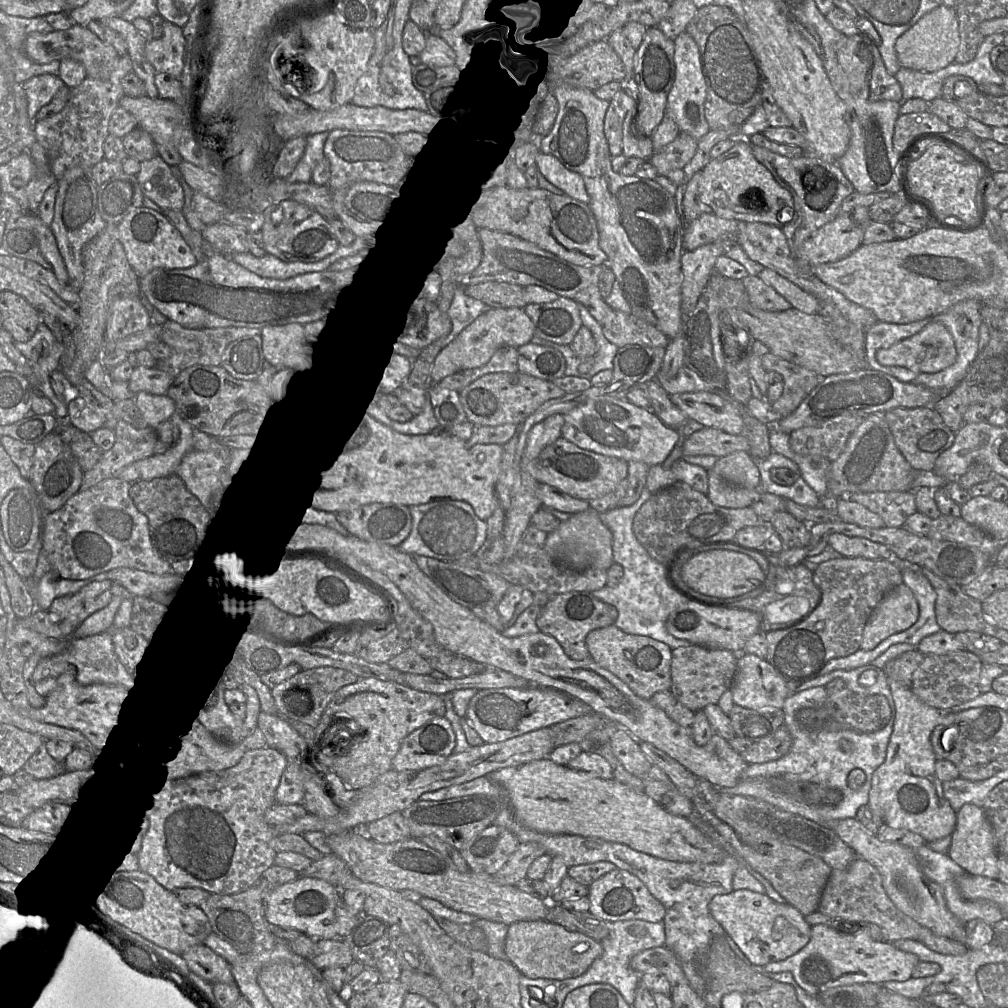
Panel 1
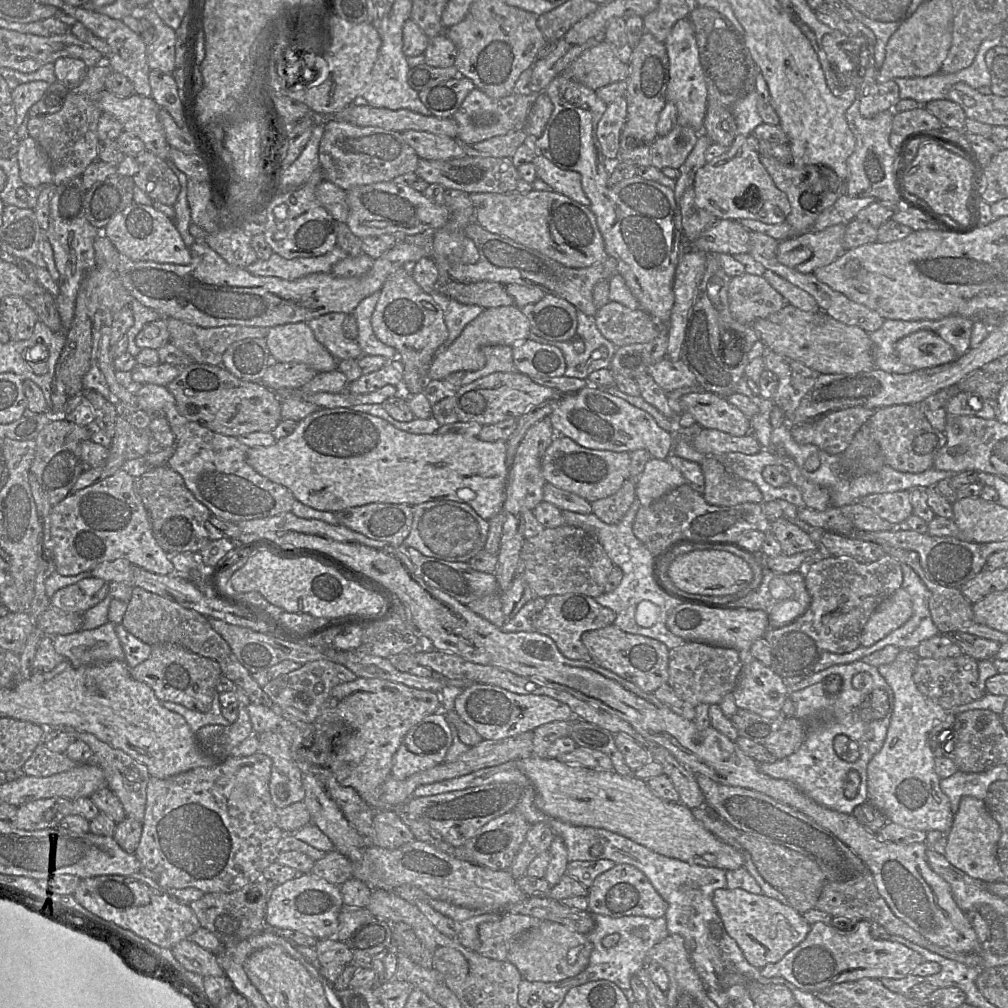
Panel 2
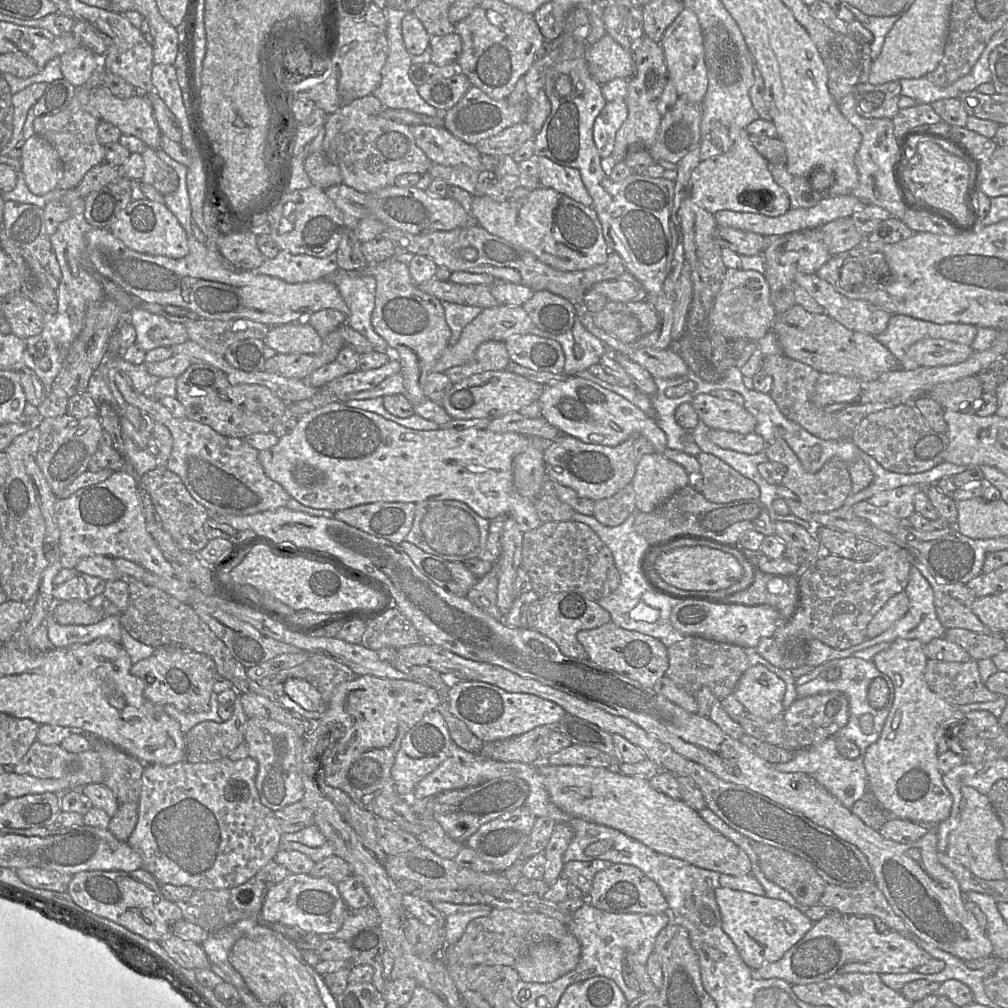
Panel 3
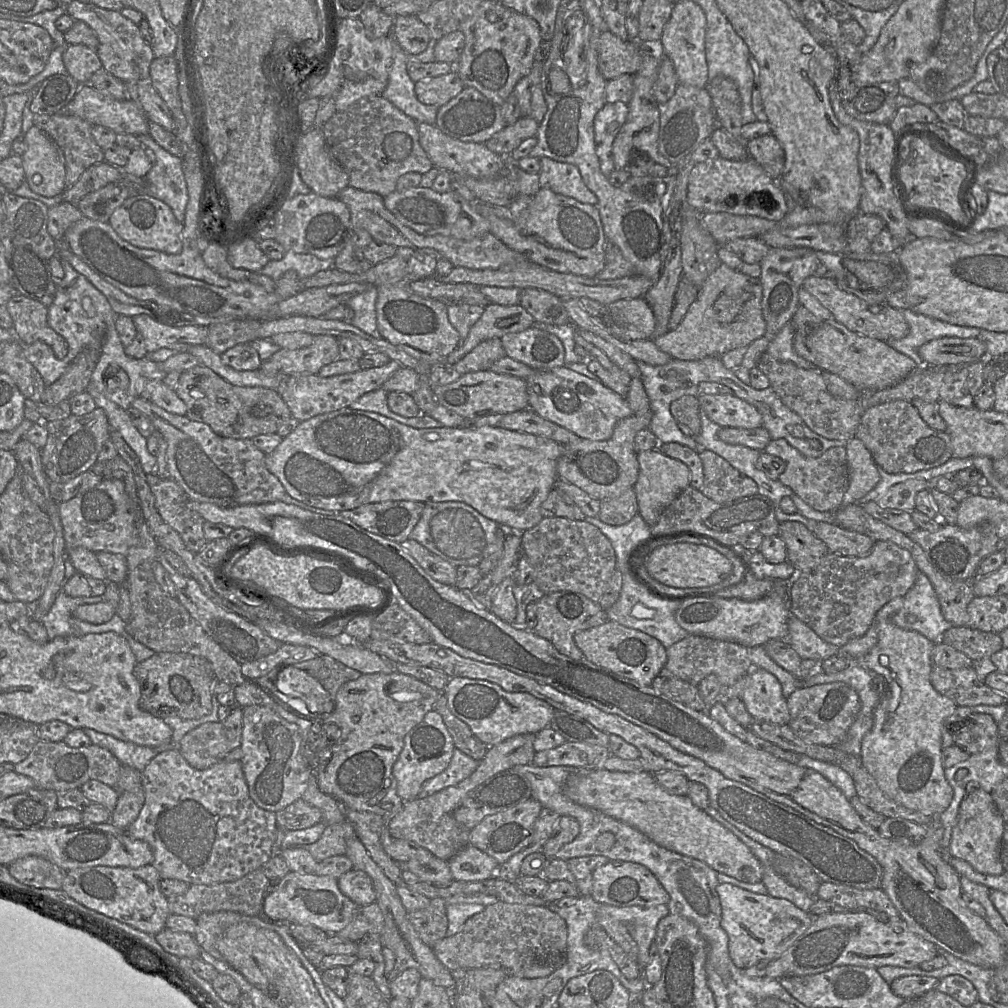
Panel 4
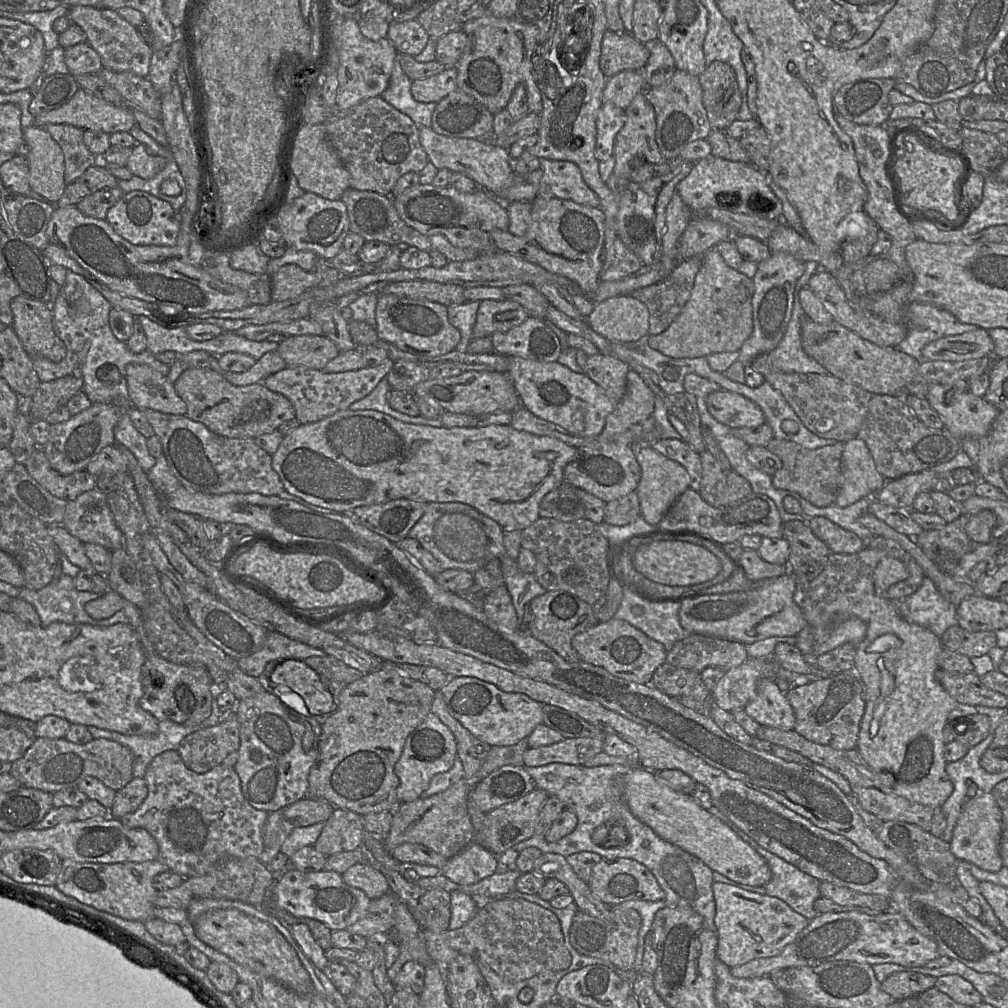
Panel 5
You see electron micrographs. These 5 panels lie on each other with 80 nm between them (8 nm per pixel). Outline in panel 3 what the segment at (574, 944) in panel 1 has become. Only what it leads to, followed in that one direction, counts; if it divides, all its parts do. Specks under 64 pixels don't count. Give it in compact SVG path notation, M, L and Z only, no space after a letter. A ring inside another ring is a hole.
M567 932L558 941L539 941L533 944L513 968L524 982L549 983L572 971L579 963L581 945Z

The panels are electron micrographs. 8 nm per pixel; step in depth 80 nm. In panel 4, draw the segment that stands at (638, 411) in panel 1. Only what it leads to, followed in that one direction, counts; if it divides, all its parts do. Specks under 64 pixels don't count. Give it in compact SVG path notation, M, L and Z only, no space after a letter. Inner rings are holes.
M566 366L537 371L526 379L529 408L583 439L604 441L611 438L616 424L631 415L626 399L601 381L581 375Z

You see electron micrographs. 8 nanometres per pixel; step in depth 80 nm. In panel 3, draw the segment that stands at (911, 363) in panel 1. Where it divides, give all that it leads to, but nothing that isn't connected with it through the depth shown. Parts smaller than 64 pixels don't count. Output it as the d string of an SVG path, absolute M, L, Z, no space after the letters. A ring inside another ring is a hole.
M922 339L907 350L907 355L919 367L937 367L959 364L967 360L974 350L972 346L946 339Z

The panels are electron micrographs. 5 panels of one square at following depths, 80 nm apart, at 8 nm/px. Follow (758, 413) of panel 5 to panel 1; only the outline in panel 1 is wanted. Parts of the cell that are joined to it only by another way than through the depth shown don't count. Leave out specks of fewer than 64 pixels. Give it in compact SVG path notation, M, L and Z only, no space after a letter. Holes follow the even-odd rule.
M678 393L671 395L670 400L687 419L694 420L704 427L715 428L730 435L741 435L743 431L739 408L714 393Z

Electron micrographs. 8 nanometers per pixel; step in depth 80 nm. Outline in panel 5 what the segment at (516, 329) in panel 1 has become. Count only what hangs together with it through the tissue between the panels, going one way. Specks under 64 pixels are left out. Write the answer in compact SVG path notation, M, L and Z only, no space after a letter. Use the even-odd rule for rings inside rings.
M482 300L473 327L473 339L491 337L495 332L506 332L529 317L525 308L510 300Z

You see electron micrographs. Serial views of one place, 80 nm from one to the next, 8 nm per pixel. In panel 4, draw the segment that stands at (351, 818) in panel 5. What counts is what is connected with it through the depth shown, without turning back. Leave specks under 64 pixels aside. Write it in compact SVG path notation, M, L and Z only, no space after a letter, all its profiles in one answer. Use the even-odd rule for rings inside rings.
M346 819L340 824L327 825L318 841L302 847L320 862L328 857L345 855L346 841L353 835L354 828Z

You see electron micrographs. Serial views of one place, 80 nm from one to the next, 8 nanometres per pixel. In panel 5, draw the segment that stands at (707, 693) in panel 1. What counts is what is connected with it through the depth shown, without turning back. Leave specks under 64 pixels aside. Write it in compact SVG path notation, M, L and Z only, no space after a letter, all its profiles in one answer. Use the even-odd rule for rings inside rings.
M692 633L675 643L667 652L666 662L699 673L709 666L727 671L741 665L748 658L745 646L736 641Z

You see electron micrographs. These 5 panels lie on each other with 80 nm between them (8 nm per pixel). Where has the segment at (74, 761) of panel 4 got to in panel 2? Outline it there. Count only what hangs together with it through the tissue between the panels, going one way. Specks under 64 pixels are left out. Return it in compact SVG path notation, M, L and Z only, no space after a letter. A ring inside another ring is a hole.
M40 744L23 764L20 772L28 776L46 777L71 770L78 764L64 753L52 752Z

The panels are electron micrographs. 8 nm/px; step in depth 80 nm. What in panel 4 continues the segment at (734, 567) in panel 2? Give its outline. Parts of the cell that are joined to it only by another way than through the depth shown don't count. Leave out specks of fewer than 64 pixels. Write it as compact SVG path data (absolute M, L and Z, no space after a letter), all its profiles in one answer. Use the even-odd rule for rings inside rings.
M680 543L656 549L646 562L649 576L660 583L675 588L701 588L720 583L732 573L732 563L710 546Z

